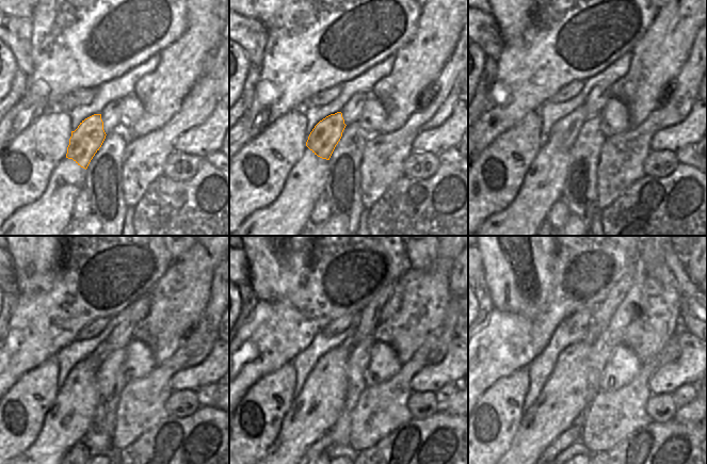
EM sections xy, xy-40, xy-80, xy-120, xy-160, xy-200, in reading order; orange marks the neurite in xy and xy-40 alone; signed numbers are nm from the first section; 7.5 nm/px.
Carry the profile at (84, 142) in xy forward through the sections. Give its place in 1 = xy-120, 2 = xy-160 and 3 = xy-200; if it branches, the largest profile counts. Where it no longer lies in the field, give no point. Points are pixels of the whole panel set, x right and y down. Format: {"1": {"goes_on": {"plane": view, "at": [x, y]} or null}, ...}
{"1": {"goes_on": {"plane": "xy-120", "at": [103, 350]}}, "2": {"goes_on": {"plane": "xy-160", "at": [348, 344]}}, "3": {"goes_on": {"plane": "xy-200", "at": [594, 331]}}}

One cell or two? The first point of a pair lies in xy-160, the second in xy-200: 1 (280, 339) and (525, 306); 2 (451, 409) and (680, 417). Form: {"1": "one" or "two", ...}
{"1": "two", "2": "one"}

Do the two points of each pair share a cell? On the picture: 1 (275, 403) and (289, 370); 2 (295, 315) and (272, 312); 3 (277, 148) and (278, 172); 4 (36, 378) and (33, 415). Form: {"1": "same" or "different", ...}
{"1": "same", "2": "same", "3": "same", "4": "same"}

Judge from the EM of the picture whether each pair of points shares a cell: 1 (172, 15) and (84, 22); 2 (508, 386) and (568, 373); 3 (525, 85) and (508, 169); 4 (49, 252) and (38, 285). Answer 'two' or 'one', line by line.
1: one
2: two
3: two
4: one

